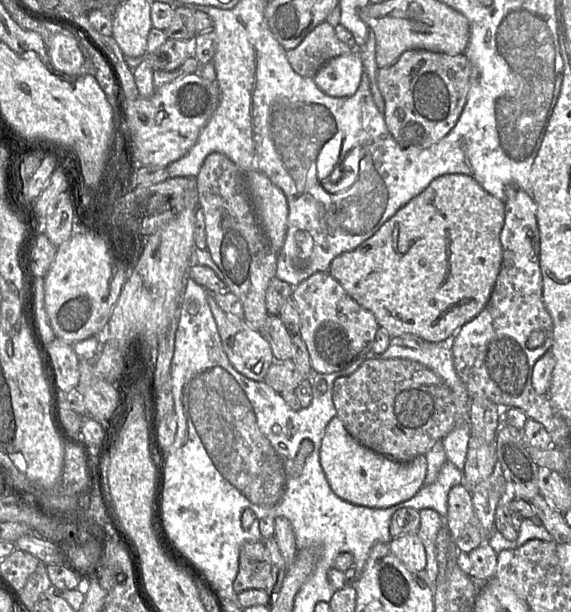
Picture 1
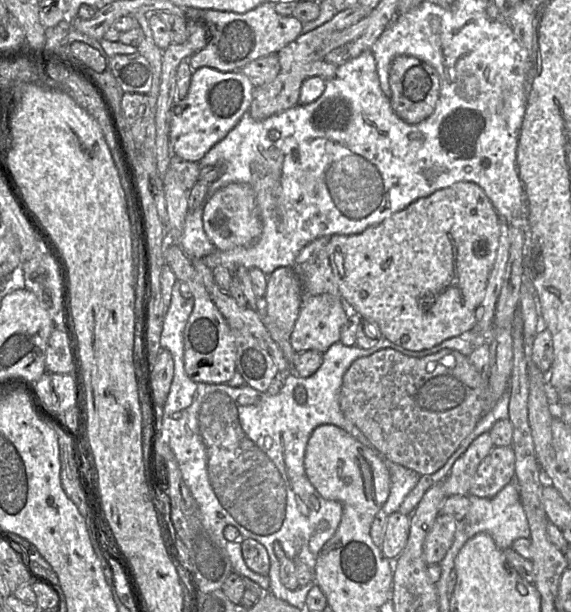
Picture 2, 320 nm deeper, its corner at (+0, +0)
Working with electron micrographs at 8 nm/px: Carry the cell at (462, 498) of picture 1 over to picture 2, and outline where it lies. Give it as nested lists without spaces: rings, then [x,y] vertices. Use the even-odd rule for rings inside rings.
[[[448,514],[438,515],[423,544],[426,564],[439,564],[454,541],[457,520]]]

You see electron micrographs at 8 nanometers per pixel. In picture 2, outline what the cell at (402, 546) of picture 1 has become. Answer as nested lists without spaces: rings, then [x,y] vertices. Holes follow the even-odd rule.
[[[399,511],[388,515],[381,546],[381,551],[387,559],[394,561],[401,554],[408,540],[409,529],[409,516]]]

